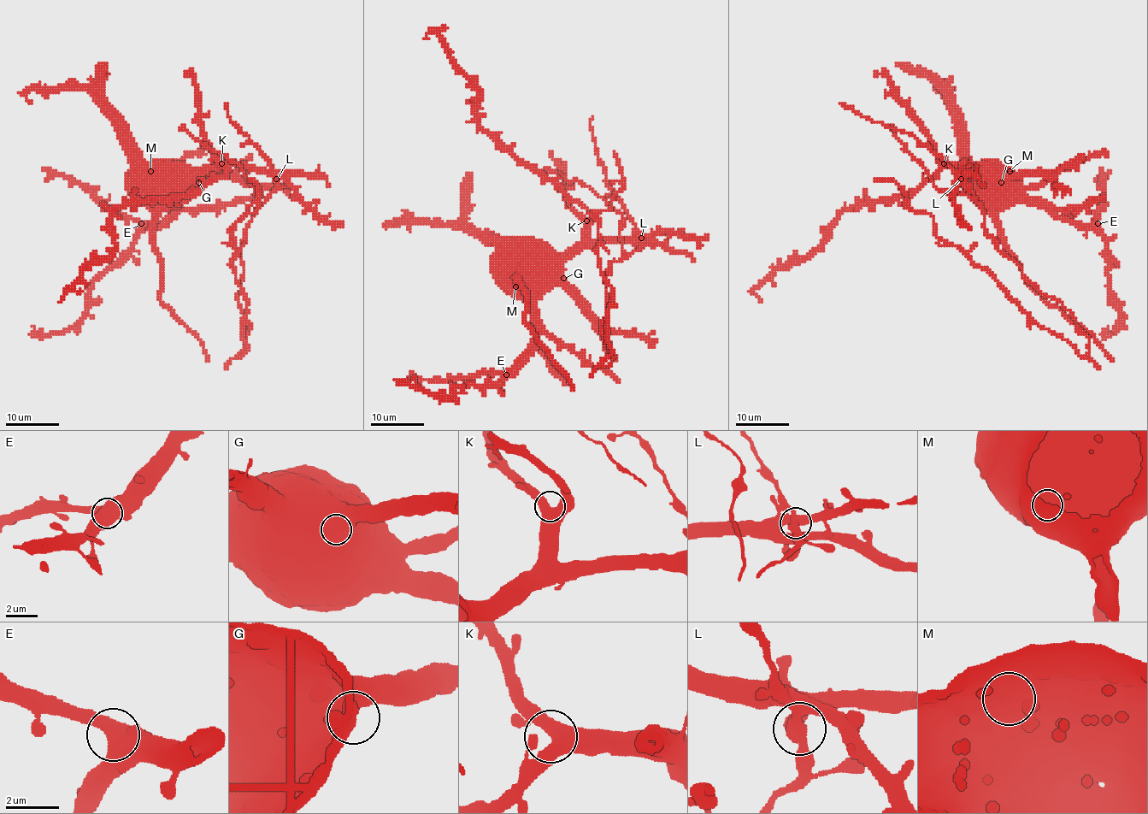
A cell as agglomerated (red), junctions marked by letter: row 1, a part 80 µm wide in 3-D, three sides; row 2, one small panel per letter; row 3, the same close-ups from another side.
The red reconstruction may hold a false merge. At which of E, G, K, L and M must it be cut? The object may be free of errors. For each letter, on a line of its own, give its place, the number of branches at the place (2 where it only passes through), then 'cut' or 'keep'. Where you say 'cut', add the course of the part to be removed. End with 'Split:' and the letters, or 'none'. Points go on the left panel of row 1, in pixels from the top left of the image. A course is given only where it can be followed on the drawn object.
E: place (141, 223); branches 2; keep
G: place (198, 182); branches 2; keep
K: place (221, 163); branches 3; keep
L: place (276, 179); branches 3; keep
M: place (150, 171); branches 3; keep
Split: none

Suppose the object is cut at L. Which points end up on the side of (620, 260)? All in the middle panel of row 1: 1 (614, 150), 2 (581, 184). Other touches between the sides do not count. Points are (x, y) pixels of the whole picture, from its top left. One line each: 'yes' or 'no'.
1: no
2: yes

